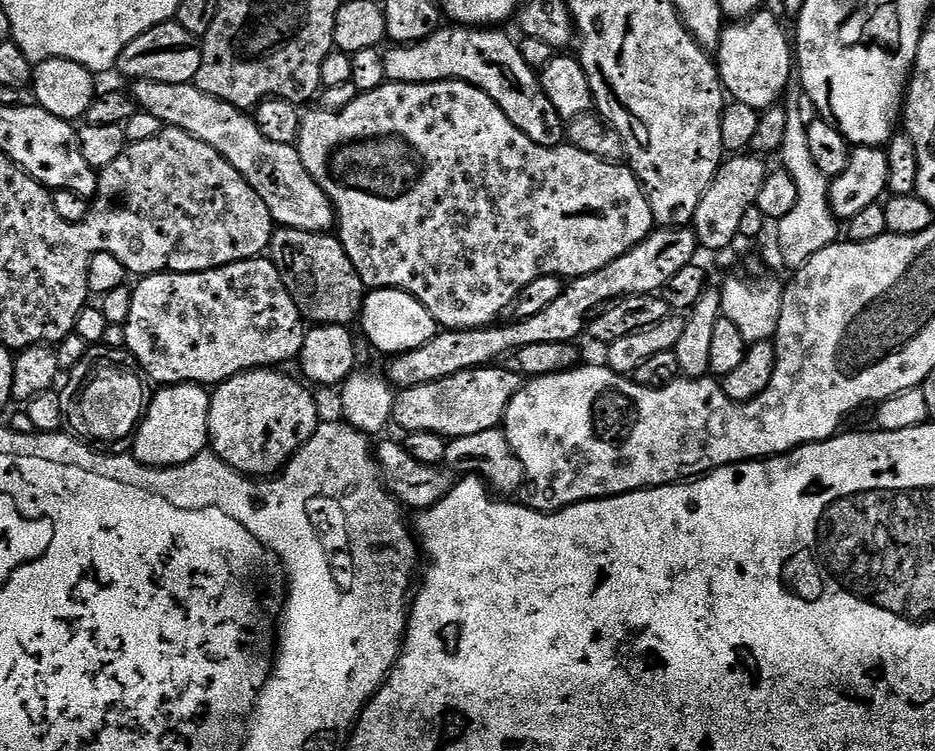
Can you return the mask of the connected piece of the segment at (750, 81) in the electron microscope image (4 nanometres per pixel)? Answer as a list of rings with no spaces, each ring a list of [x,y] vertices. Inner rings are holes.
[[[769,10],[755,12],[745,20],[729,23],[714,53],[720,82],[732,100],[757,110],[775,108],[781,103],[780,95],[788,88],[788,79],[794,76],[794,48],[790,36]]]

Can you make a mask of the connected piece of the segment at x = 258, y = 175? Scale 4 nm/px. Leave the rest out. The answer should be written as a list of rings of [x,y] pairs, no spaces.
[[[137,80],[131,85],[130,95],[136,102],[137,109],[152,114],[161,120],[164,126],[177,128],[202,142],[206,146],[214,146],[242,178],[246,178],[248,185],[256,191],[258,198],[266,202],[266,210],[270,210],[273,221],[281,228],[297,228],[307,232],[328,232],[336,223],[336,213],[329,202],[328,196],[320,189],[318,182],[310,178],[306,166],[302,166],[300,151],[291,144],[270,142],[262,130],[258,130],[255,119],[247,111],[230,106],[210,94],[196,88],[195,83],[190,84],[159,84],[149,80]]]

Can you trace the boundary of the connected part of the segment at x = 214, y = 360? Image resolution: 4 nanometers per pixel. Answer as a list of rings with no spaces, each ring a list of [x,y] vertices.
[[[257,258],[227,264],[221,268],[211,268],[209,272],[156,272],[153,276],[145,276],[139,281],[140,285],[132,288],[132,301],[130,302],[130,318],[124,325],[124,348],[129,356],[136,362],[136,367],[153,385],[167,386],[170,384],[199,384],[201,386],[215,386],[223,384],[225,380],[234,378],[243,372],[250,372],[254,368],[272,368],[284,366],[287,360],[295,361],[299,357],[304,345],[306,321],[300,315],[294,298],[286,290],[278,270],[271,259]]]

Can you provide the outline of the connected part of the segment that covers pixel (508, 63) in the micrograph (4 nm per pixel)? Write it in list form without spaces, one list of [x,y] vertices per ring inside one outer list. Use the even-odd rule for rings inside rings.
[[[442,26],[430,38],[389,49],[384,52],[384,65],[391,83],[437,84],[439,80],[461,80],[485,92],[530,142],[547,148],[558,148],[565,143],[566,121],[550,106],[537,69],[526,66],[519,43],[499,27]]]

